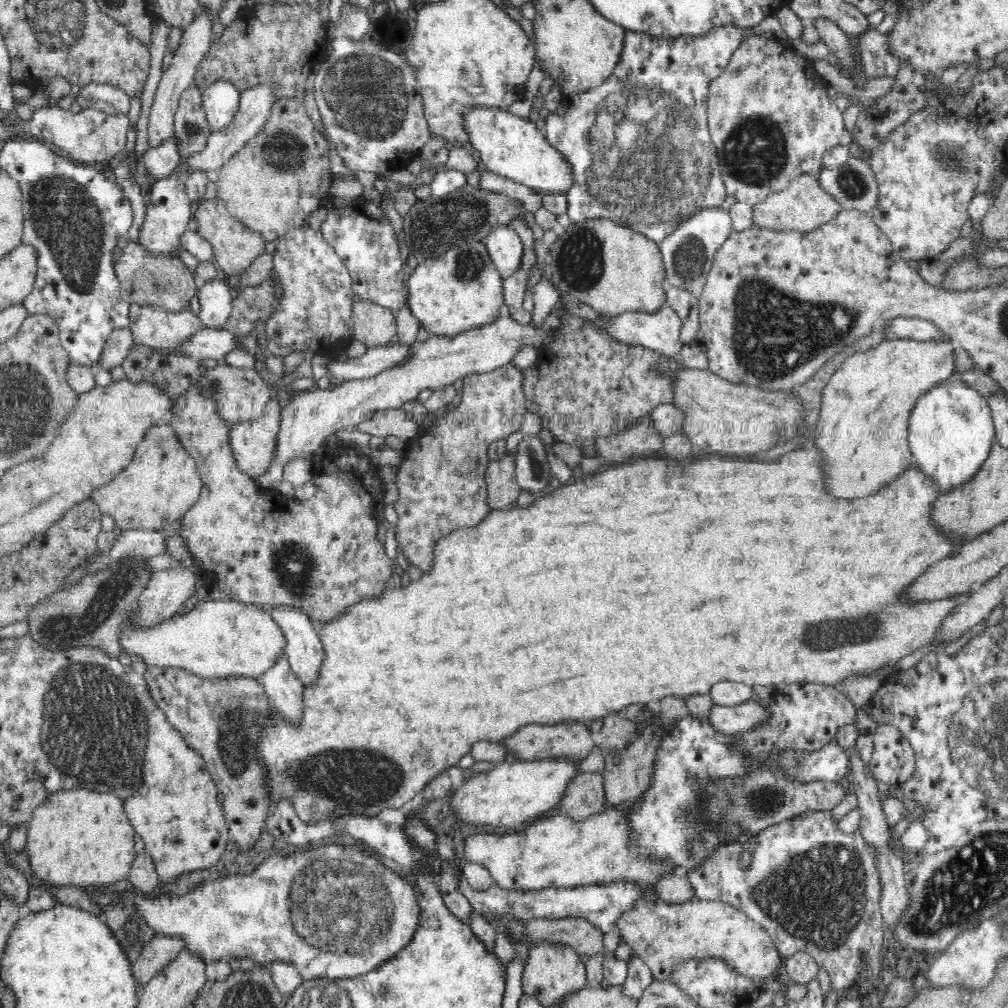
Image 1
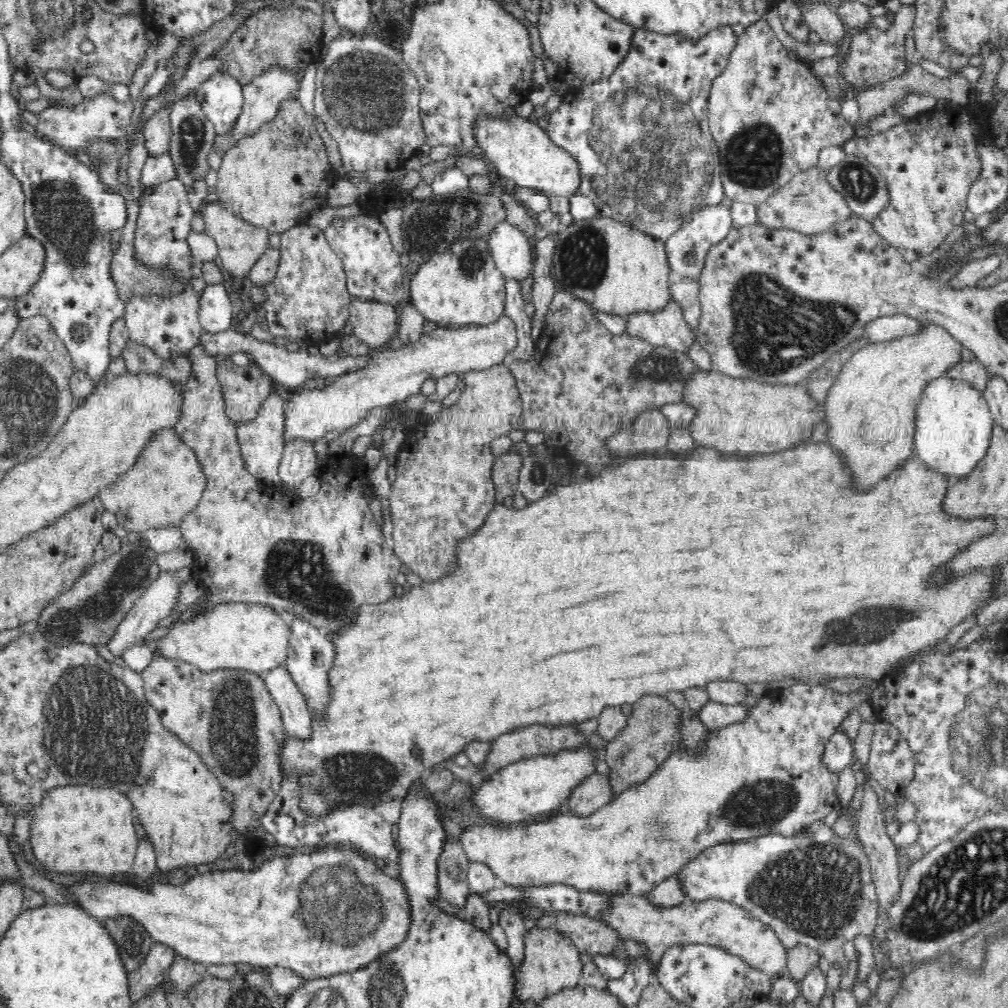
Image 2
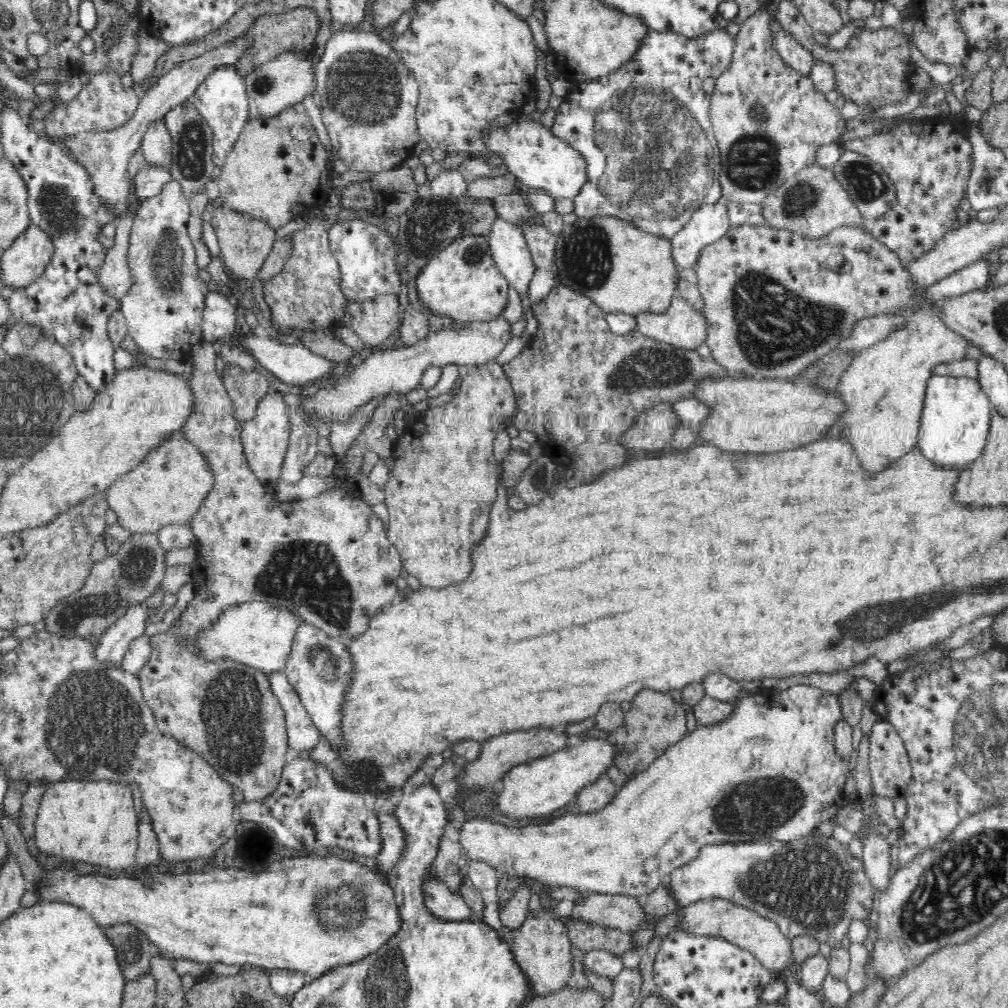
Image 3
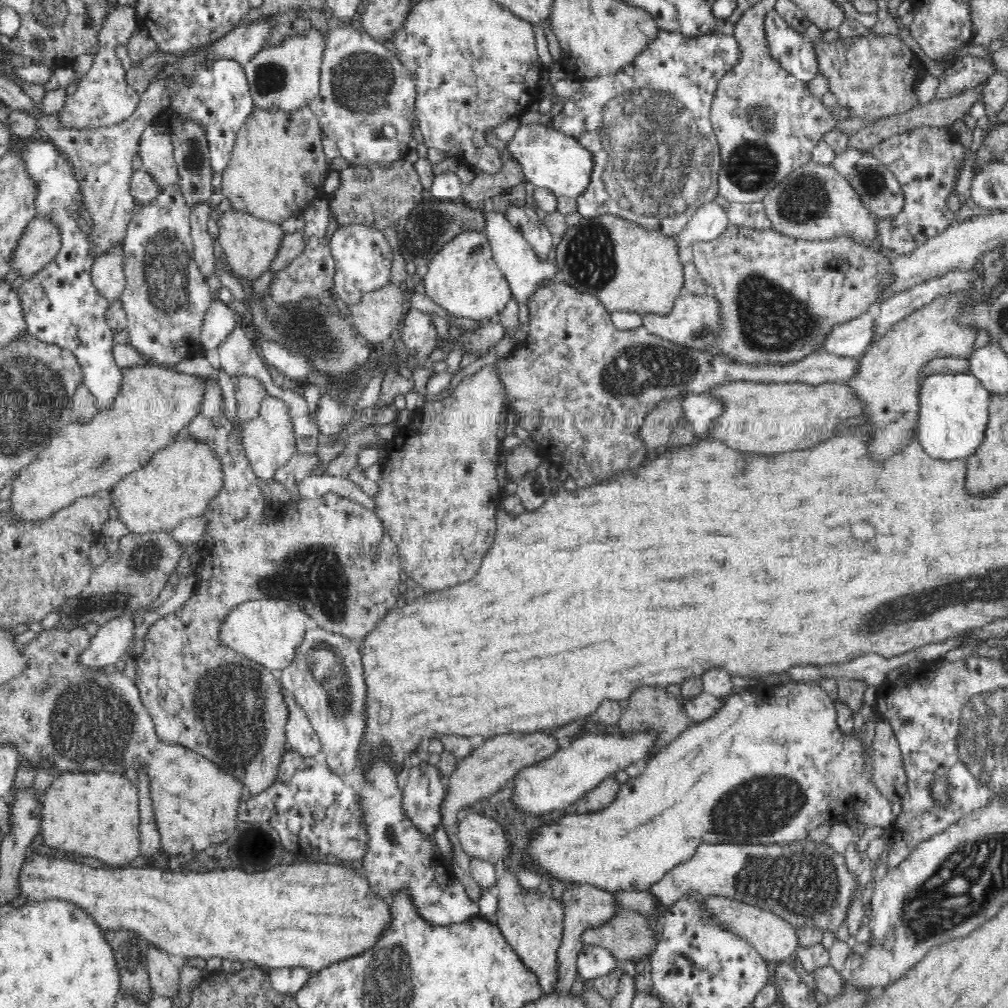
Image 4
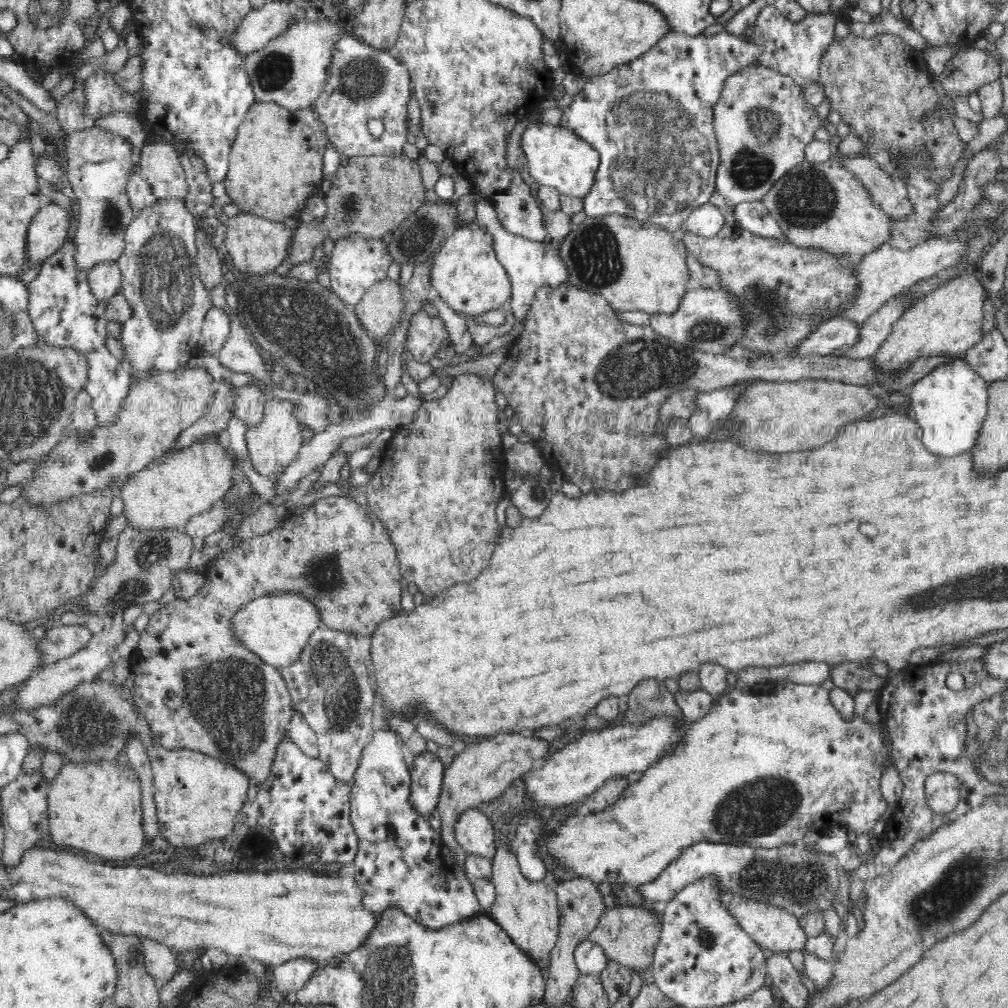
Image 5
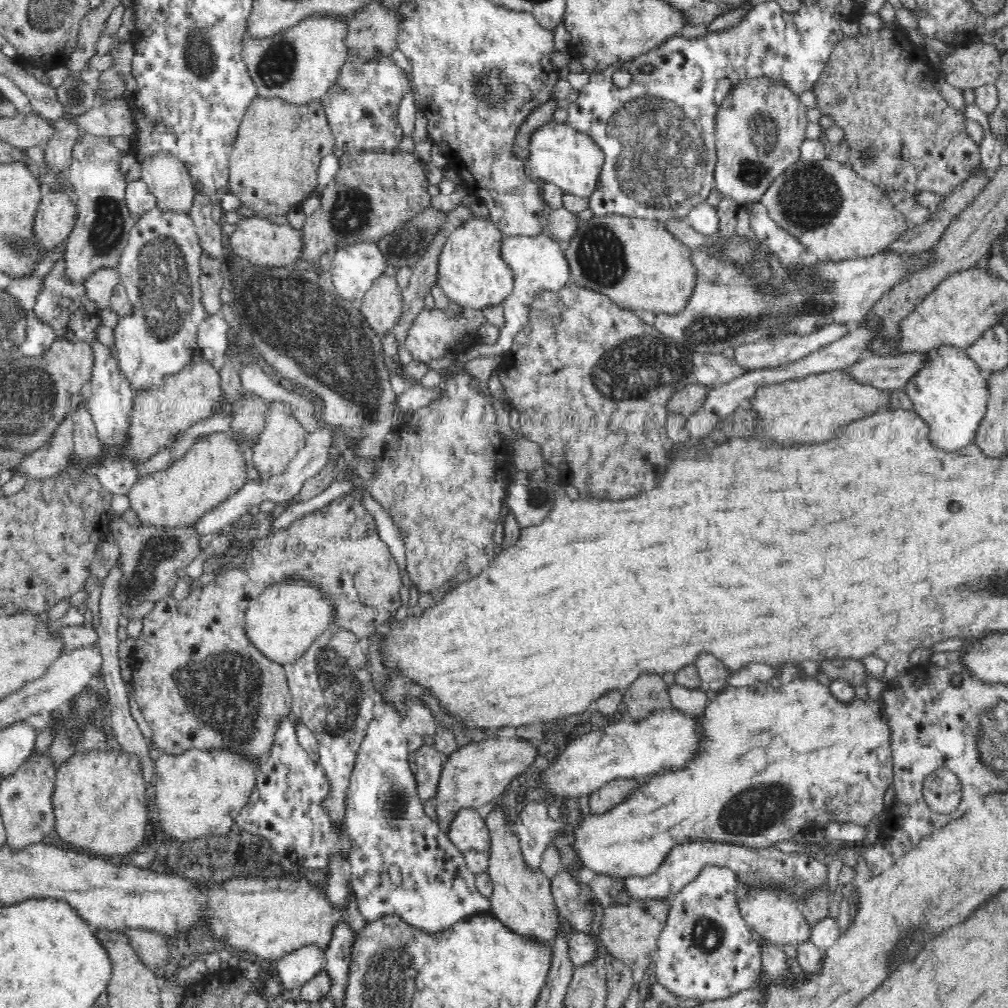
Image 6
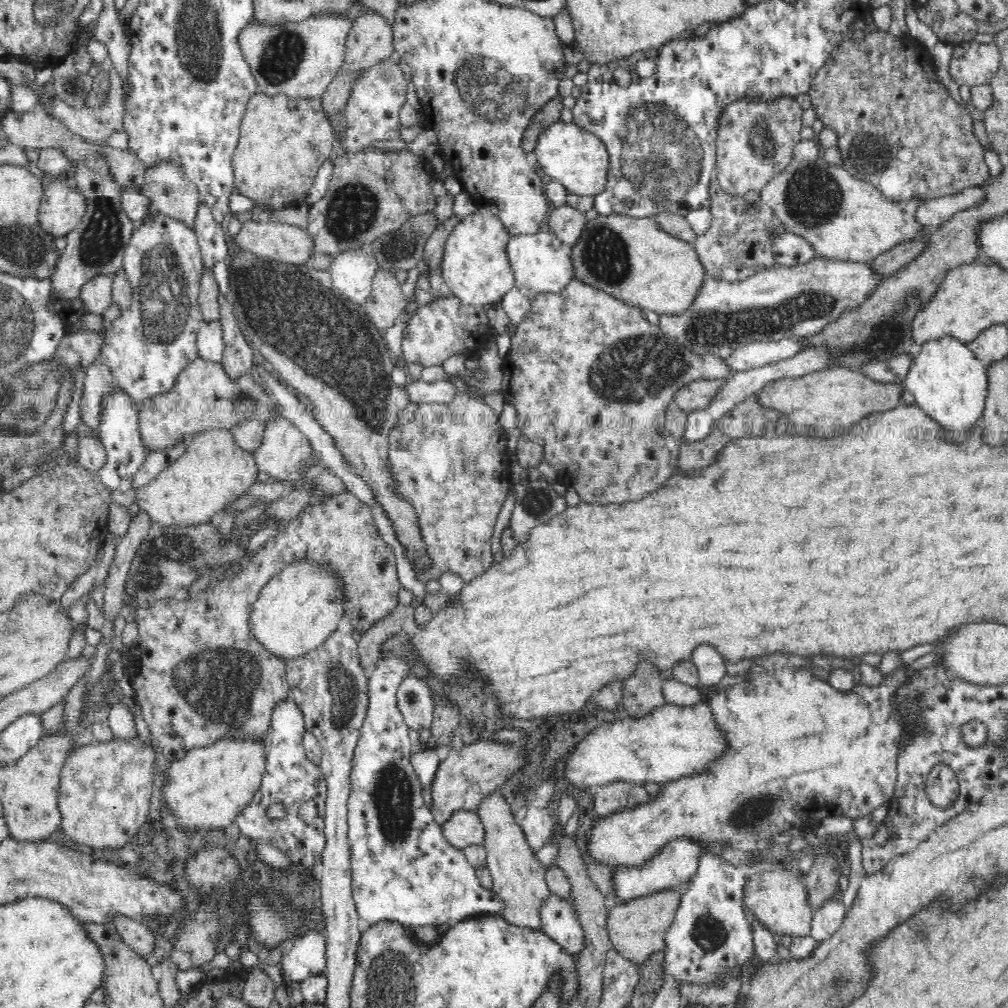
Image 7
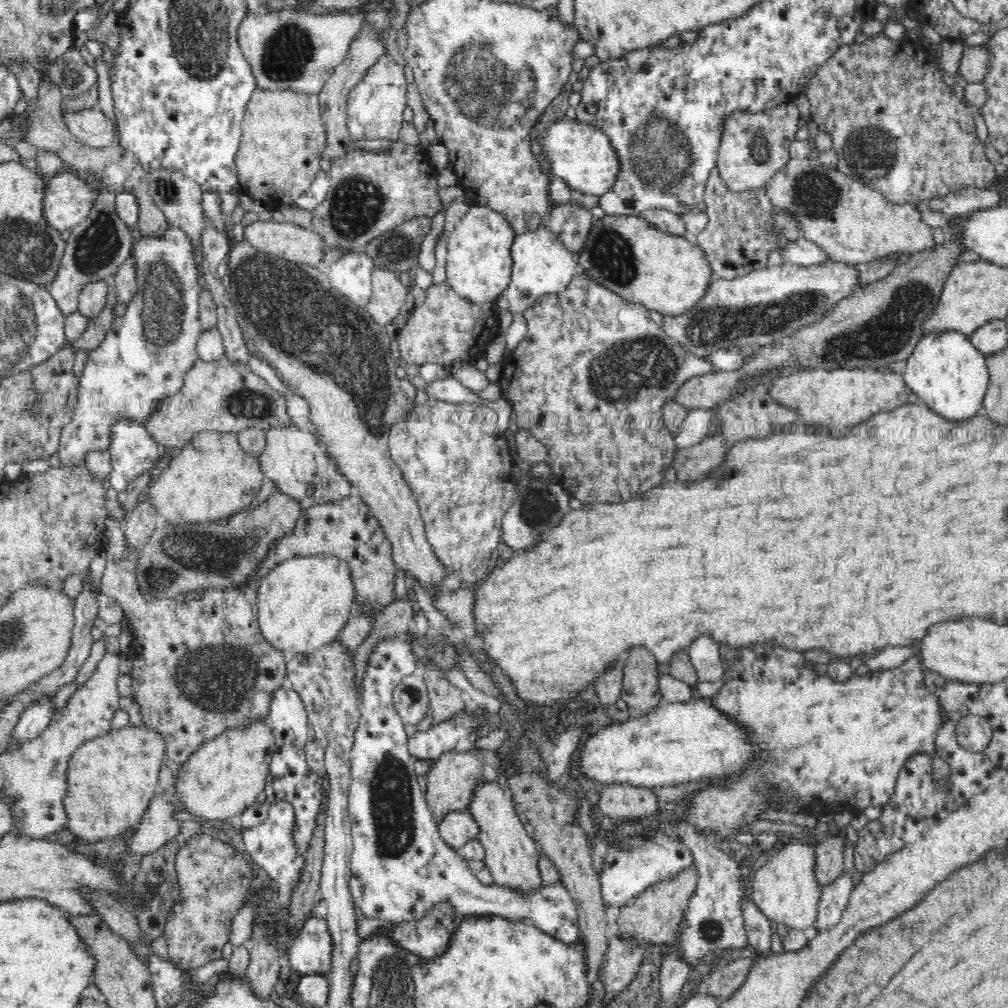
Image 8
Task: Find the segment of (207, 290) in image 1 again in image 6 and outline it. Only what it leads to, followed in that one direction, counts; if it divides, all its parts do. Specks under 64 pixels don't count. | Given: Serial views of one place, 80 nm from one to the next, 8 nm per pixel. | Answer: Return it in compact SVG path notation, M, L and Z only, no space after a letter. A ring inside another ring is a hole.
M212 314L206 316L197 330L199 357L209 360L217 368L223 364L228 329L222 314Z

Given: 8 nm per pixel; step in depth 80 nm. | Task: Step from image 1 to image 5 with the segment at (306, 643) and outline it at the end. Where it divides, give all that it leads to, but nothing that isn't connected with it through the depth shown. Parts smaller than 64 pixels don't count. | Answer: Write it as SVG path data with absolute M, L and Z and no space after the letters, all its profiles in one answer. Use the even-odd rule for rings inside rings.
M328 626L318 628L310 636L308 646L302 650L298 661L288 665L288 670L280 668L280 672L292 695L293 709L302 715L307 725L316 733L318 759L326 765L334 780L342 784L350 782L357 769L361 750L373 732L372 706L376 696L376 690L372 688L368 671L366 671L366 660L358 646L358 636Z

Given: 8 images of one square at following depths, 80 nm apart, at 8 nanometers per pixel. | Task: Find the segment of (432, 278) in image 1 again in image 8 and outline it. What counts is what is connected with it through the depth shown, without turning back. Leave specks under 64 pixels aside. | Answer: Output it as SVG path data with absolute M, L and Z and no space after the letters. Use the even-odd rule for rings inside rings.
M474 204L448 236L446 276L456 294L462 295L472 302L481 303L487 300L496 301L501 293L505 293L511 279L512 248L517 235L512 223L506 219L506 215L488 206Z

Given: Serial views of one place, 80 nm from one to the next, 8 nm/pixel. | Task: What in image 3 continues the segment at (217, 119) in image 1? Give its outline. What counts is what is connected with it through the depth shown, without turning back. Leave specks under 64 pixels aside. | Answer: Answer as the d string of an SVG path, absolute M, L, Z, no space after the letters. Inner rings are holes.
M221 64L205 76L201 84L195 88L194 94L188 96L184 104L194 107L212 129L213 161L216 166L221 167L250 115L249 95L244 77L238 73L237 67L233 64Z

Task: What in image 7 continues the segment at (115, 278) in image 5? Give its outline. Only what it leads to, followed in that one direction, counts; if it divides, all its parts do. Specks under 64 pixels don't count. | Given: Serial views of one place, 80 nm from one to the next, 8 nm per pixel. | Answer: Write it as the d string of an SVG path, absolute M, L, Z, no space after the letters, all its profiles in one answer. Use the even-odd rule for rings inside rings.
M112 275L93 278L82 288L79 299L84 312L101 315L113 302Z

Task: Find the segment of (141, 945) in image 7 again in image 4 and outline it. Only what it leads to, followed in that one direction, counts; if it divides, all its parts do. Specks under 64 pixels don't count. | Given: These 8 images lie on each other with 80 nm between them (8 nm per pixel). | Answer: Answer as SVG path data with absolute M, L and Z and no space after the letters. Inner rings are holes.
M147 943L145 954L153 992L172 1000L179 990L180 961L150 943Z

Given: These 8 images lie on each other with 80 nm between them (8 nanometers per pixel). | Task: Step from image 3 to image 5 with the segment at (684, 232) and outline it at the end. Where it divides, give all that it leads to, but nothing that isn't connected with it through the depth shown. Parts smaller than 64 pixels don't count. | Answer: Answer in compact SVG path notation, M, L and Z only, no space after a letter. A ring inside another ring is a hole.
M708 202L690 211L682 225L692 234L712 238L724 226L725 220L722 209Z

